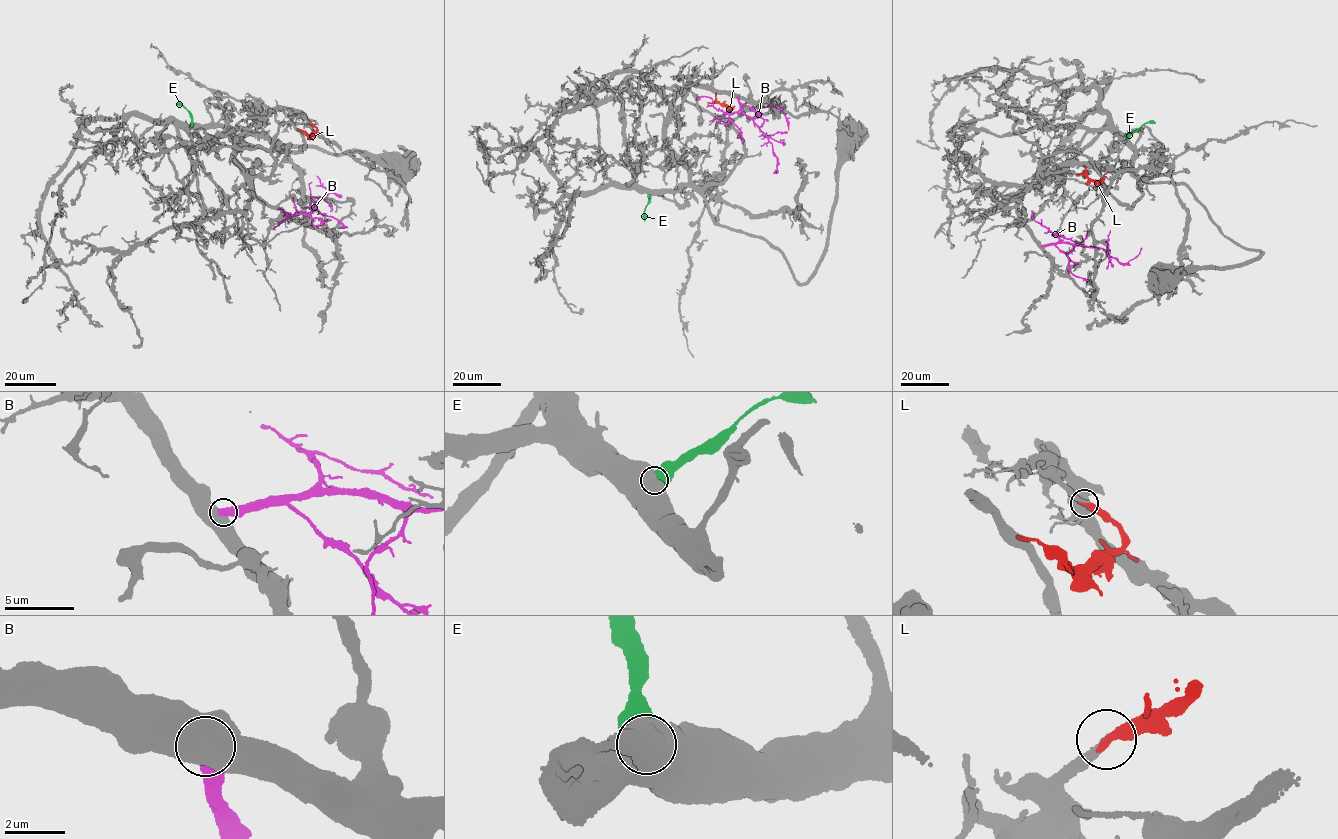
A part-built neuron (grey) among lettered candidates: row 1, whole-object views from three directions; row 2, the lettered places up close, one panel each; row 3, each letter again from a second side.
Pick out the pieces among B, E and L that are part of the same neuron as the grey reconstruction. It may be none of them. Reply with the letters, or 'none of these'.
L

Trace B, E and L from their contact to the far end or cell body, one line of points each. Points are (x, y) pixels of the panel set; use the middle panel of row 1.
B: (738, 97), (740, 110), (772, 144), (777, 159), (777, 173), (775, 170)
E: (649, 195), (644, 221)
L: (726, 112), (732, 108), (707, 102)

